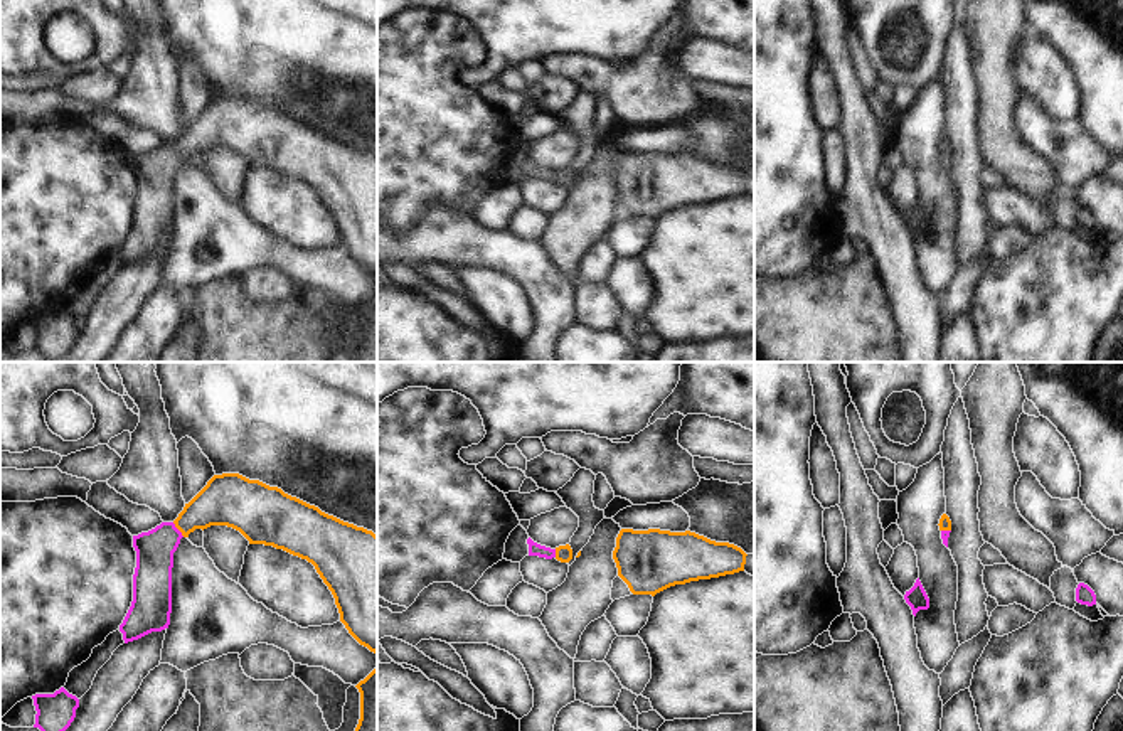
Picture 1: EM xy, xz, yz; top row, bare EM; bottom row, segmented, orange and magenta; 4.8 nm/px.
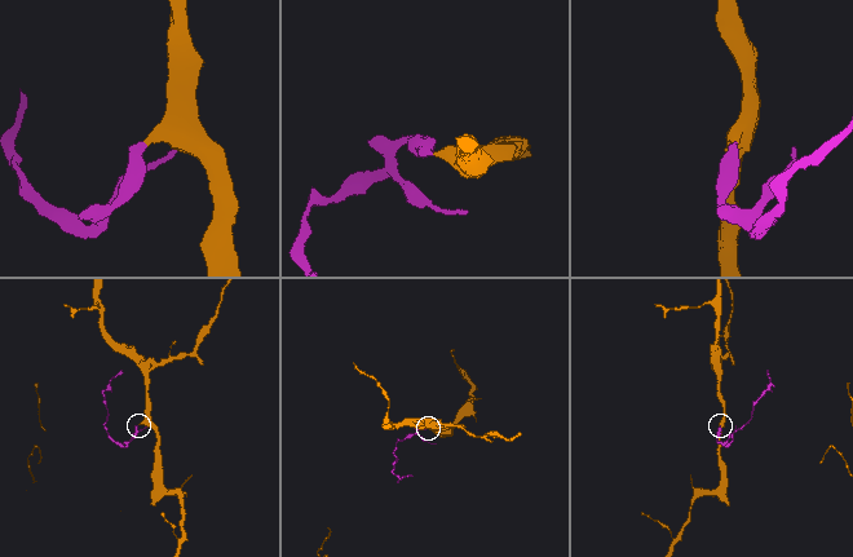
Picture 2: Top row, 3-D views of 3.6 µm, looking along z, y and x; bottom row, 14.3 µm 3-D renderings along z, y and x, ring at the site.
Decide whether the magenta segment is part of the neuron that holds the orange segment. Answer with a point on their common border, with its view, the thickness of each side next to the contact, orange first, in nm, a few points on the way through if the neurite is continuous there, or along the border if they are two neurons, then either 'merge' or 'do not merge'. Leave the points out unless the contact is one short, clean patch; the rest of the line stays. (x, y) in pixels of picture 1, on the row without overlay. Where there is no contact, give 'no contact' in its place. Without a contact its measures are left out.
contact xy (177, 150); calibres 220 and 180 nm; way xy (221, 125), (204, 132), (177, 150), (155, 170); merge

